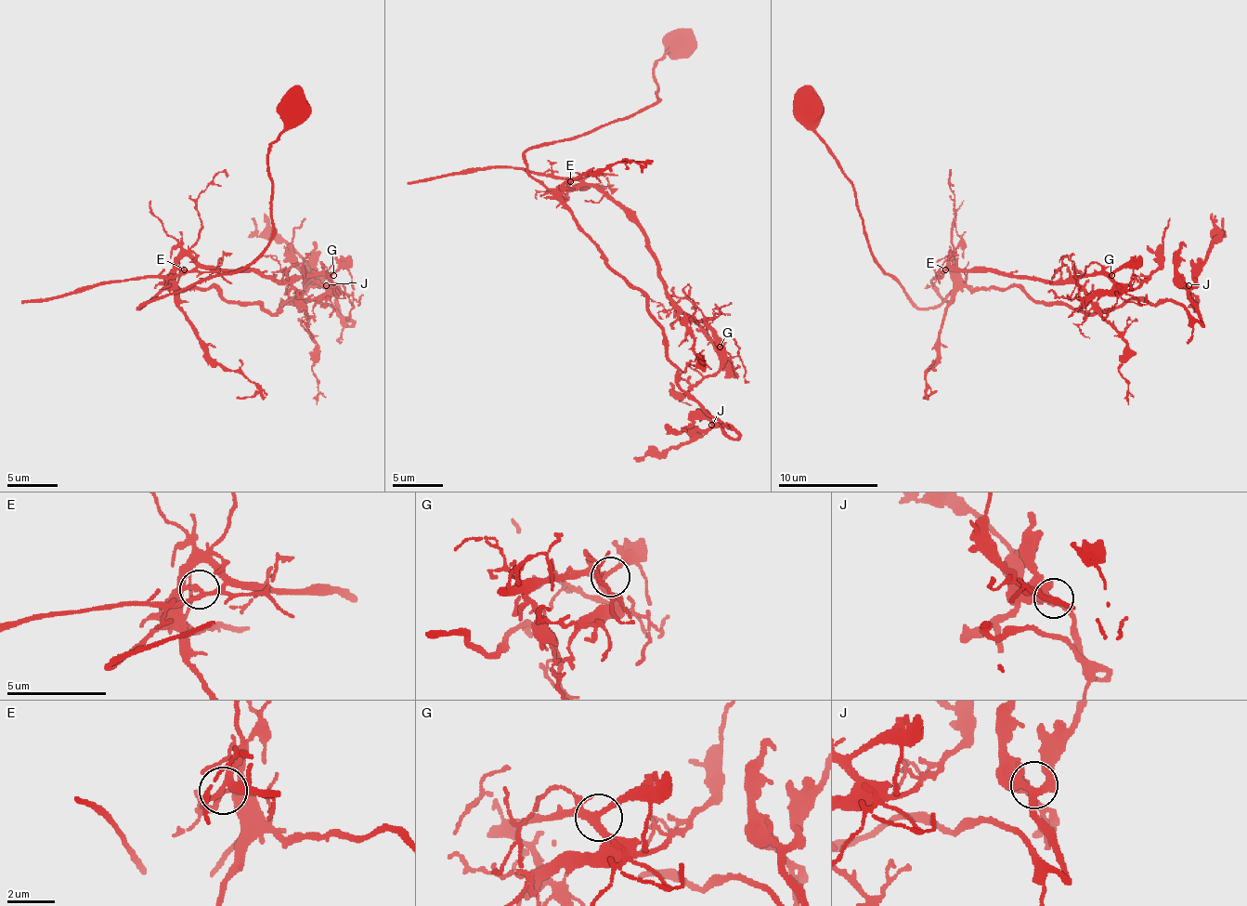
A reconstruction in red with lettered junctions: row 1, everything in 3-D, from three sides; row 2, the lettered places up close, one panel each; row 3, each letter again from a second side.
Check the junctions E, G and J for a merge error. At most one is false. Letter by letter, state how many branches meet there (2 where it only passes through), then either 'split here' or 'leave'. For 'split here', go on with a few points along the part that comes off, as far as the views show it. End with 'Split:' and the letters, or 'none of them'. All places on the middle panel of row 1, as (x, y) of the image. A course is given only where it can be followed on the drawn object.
E: 3 branches meet; leave
G: 3 branches meet; leave
J: 3 branches meet; leave
Split: none of them

